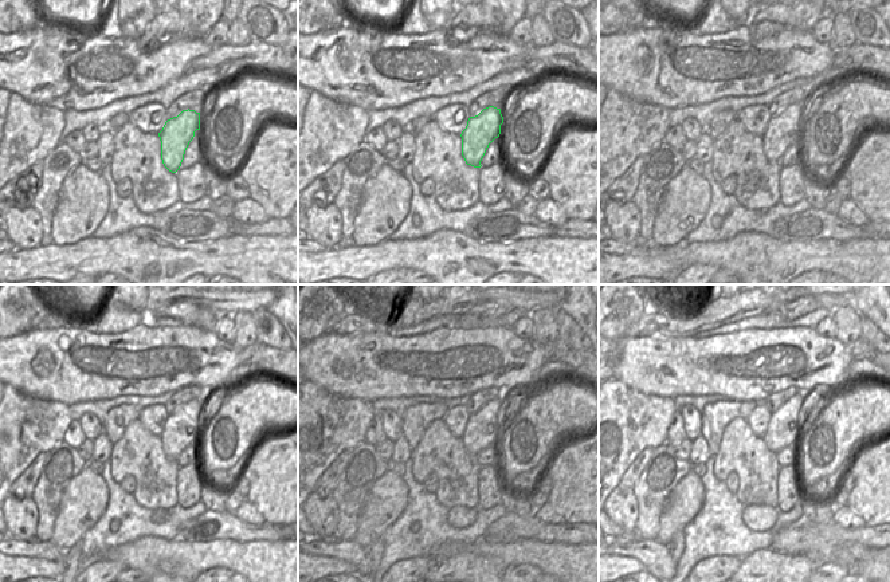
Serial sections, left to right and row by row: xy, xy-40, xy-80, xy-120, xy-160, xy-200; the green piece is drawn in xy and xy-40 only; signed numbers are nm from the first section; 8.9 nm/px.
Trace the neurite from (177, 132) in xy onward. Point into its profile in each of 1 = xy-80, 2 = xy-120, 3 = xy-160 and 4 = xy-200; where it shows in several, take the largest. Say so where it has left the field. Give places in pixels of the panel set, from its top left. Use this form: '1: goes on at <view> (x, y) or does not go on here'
1: goes on at xy-80 (783, 130)
2: goes on at xy-120 (181, 429)
3: goes on at xy-160 (482, 429)
4: goes on at xy-200 (783, 431)

